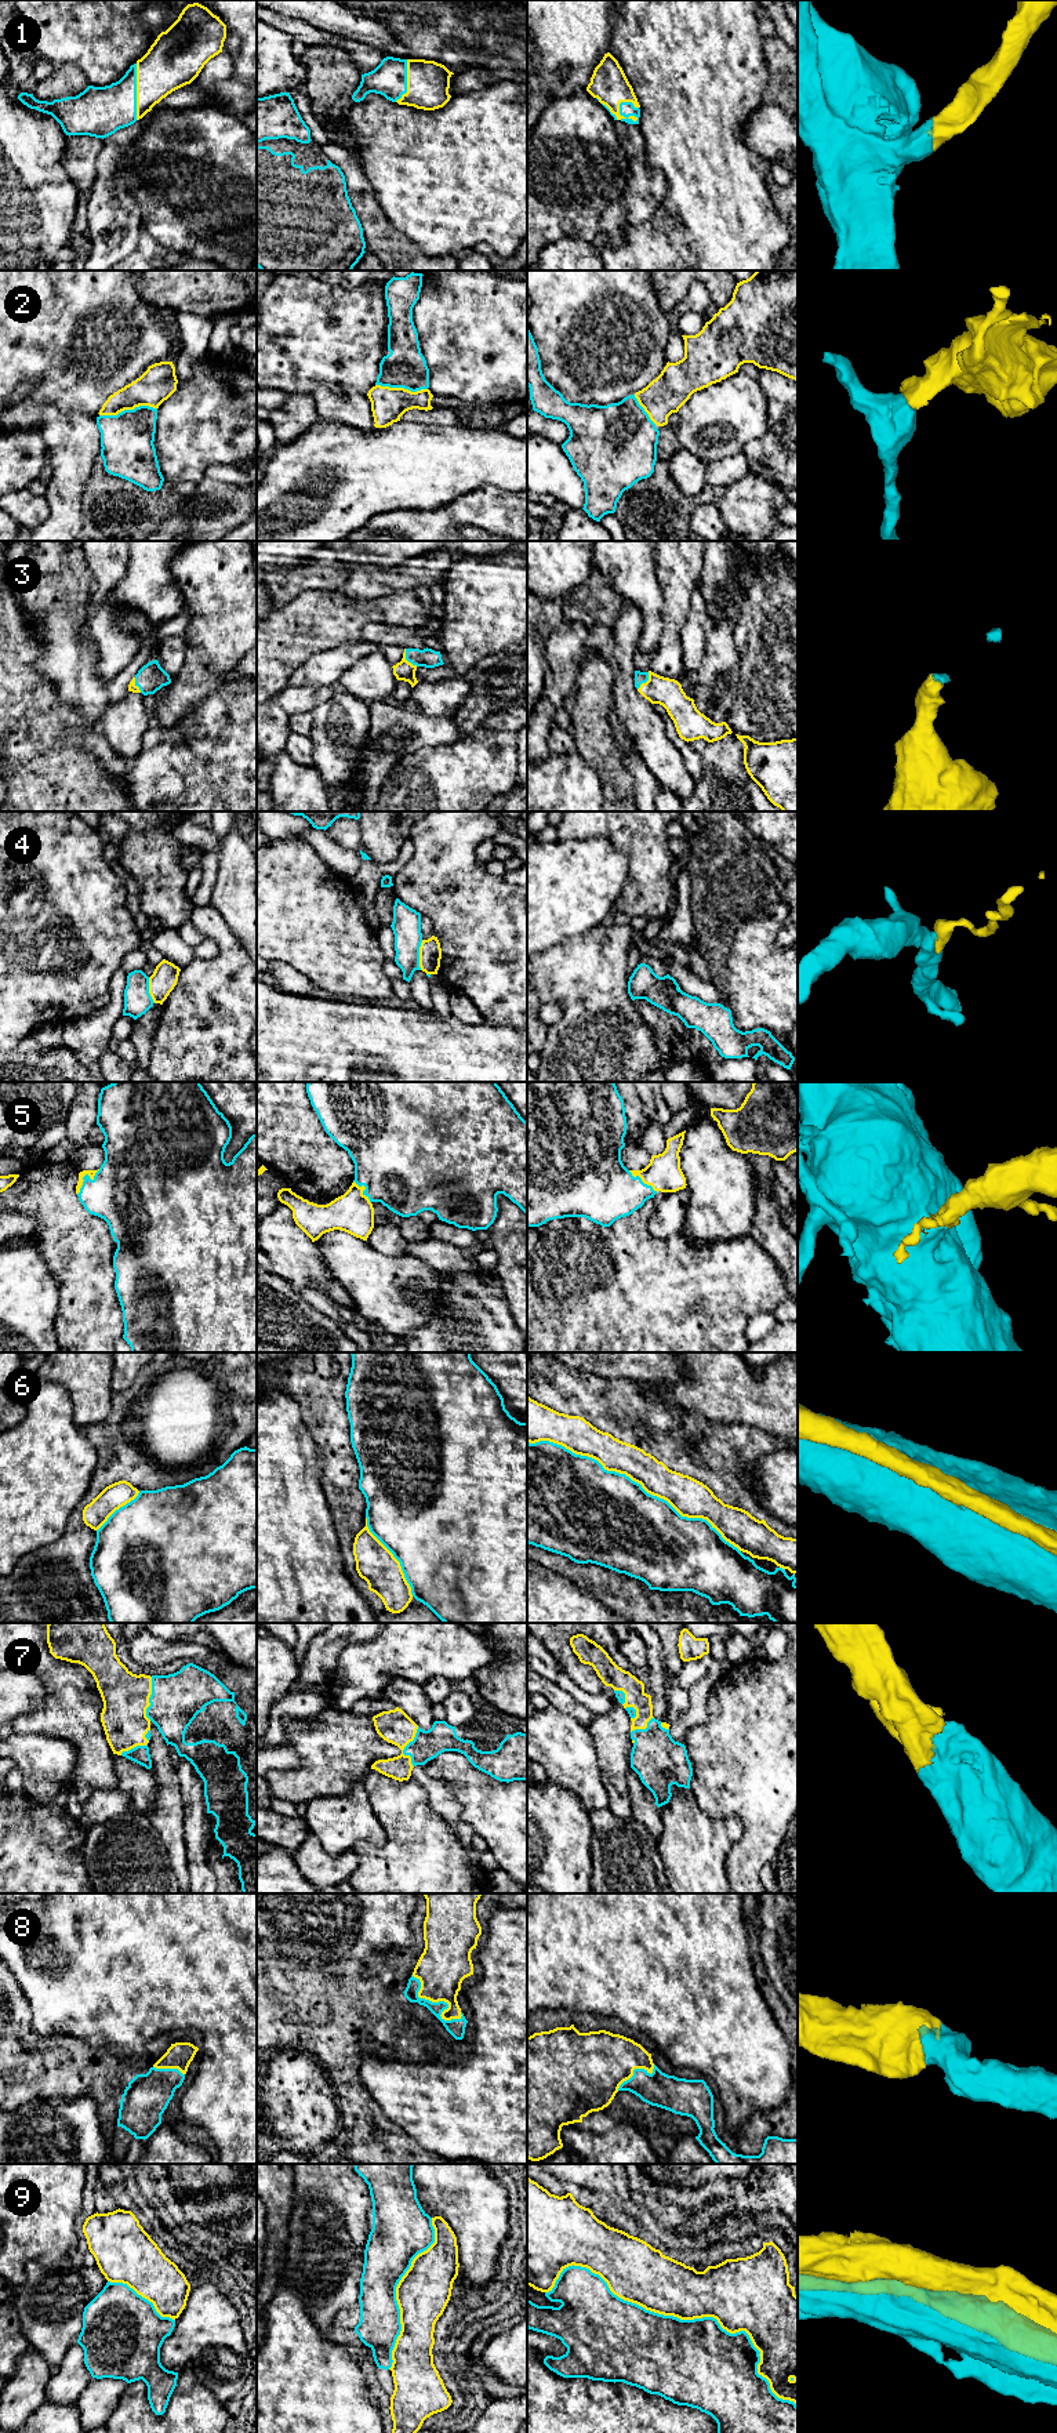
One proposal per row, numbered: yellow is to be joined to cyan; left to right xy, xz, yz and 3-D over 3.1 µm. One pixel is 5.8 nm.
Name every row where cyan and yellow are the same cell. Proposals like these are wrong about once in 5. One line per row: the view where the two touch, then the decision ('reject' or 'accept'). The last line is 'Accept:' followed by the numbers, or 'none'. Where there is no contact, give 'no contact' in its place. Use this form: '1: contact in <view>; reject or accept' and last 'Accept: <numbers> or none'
1: contact in yz; accept
2: contact in xy; accept
3: contact in xz; accept
4: contact in xz; reject
5: contact in xy; accept
6: contact in yz; reject
7: contact in xz; accept
8: contact in xz; accept
9: contact in yz; reject
Accept: 1, 2, 3, 5, 7, 8

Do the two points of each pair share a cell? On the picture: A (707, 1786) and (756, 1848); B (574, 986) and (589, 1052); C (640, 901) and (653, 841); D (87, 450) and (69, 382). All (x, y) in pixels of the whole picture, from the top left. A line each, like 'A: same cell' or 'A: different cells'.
A: same cell
B: same cell
C: same cell
D: different cells

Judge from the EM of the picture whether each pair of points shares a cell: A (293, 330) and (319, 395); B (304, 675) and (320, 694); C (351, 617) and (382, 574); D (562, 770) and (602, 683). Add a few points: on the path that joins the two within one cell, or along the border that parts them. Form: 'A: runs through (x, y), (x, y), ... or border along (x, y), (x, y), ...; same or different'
A: border along (349, 389), (316, 388), (311, 393); different
B: border along (289, 685), (333, 685), (336, 687); different
C: border along (402, 589), (370, 598); different
D: border along (577, 751), (598, 777); different

